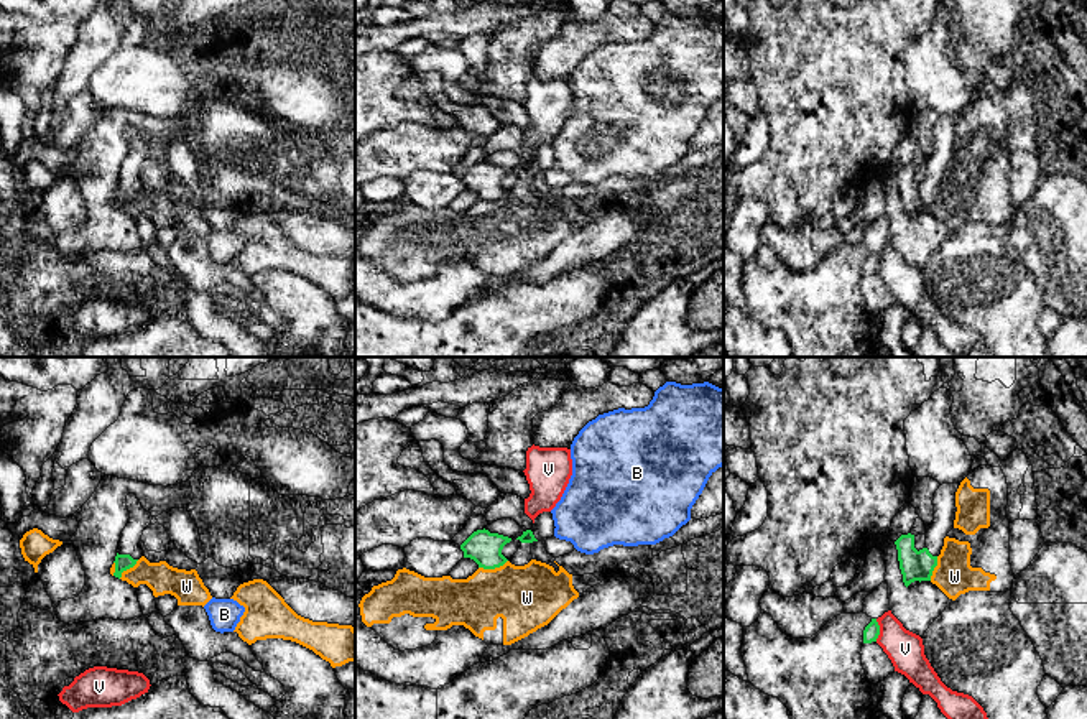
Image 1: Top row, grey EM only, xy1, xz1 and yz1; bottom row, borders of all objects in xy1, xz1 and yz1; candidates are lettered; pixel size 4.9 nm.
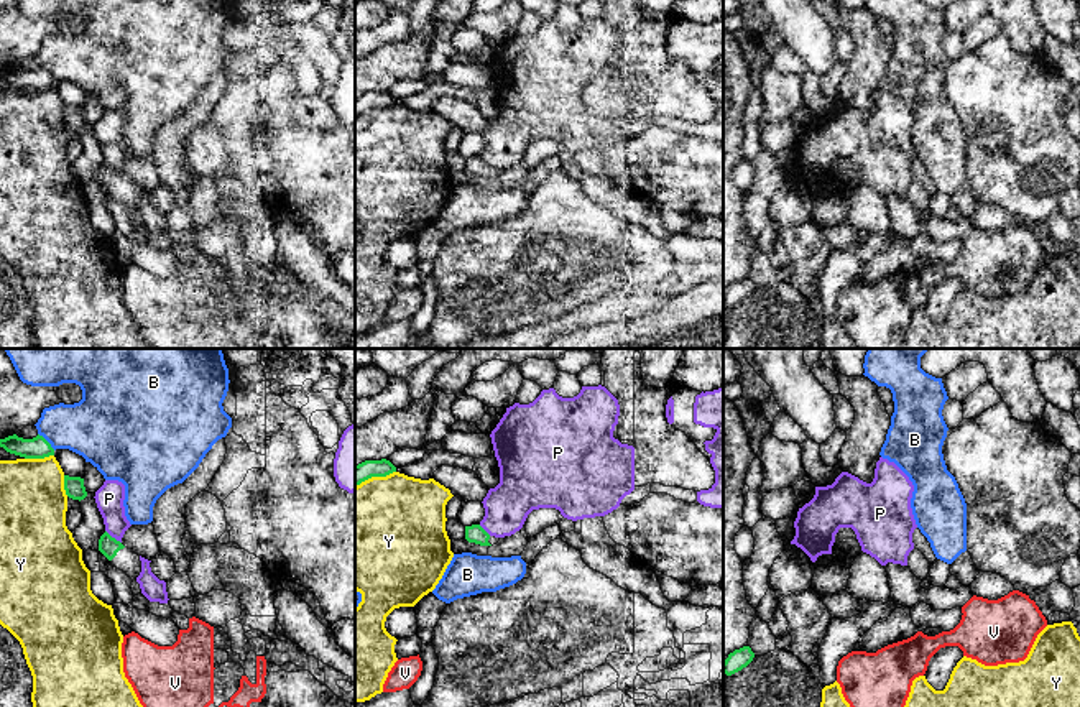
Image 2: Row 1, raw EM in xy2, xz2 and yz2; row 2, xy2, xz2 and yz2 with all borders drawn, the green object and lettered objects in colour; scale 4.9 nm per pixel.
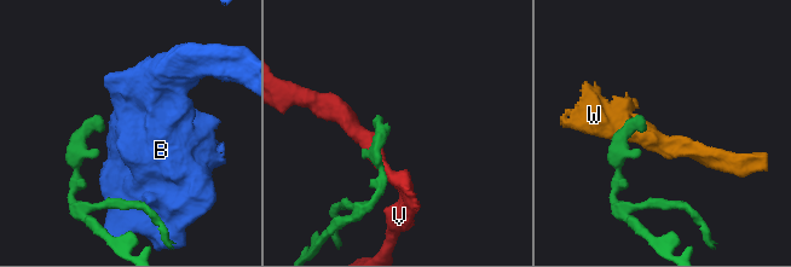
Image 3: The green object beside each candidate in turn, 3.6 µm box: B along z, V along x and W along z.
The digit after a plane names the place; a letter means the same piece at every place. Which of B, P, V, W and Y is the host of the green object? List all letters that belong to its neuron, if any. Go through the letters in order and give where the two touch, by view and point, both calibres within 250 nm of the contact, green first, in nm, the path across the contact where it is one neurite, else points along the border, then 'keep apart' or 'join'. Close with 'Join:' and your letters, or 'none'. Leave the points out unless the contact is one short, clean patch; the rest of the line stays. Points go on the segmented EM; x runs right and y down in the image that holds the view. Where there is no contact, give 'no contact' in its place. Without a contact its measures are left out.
B: xy2 (46, 441) | 110/300 nm | along xy2 (38, 433), (55, 449) | keep apart
P: xy2 (114, 538) | 100/140 nm | along xy2 (106, 530), (120, 543) | keep apart
V: yz1 (878, 630) | 80/180 nm | keep apart
W: xz1 (492, 568) | 160/320 nm | along xz1 (507, 560), (494, 568), (479, 568) | keep apart
Y: xy2 (38, 457) | 110/320 nm | keep apart
Join: none

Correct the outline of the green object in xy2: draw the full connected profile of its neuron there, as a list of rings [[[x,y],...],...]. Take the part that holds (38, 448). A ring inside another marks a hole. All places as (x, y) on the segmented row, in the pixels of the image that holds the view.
[[[13,434],[0,439],[0,447],[25,459],[44,459],[54,455],[51,444],[39,434],[33,439],[23,439]]]

